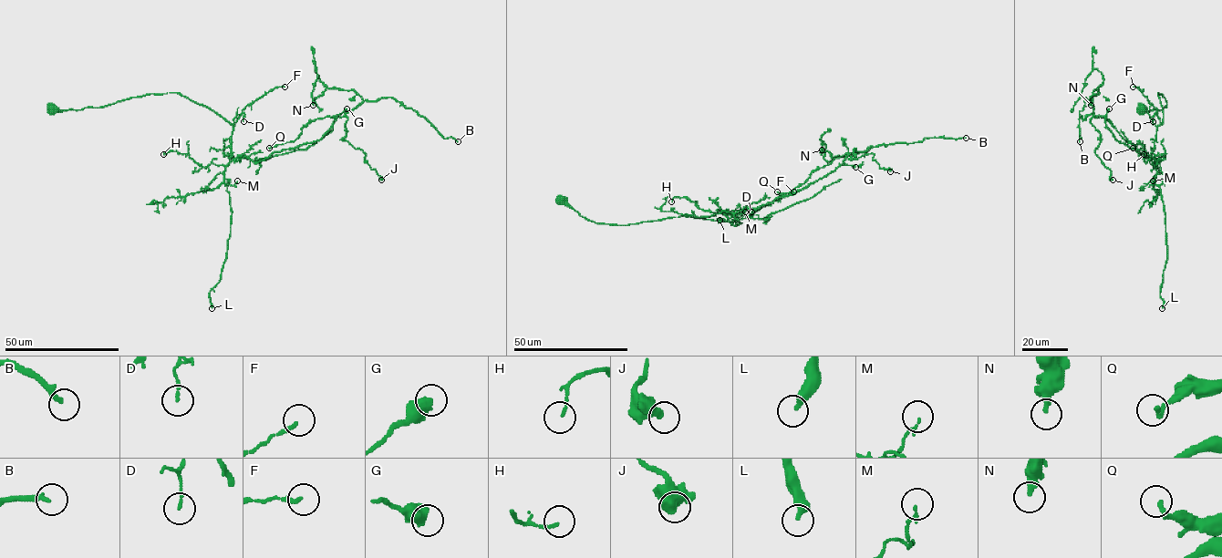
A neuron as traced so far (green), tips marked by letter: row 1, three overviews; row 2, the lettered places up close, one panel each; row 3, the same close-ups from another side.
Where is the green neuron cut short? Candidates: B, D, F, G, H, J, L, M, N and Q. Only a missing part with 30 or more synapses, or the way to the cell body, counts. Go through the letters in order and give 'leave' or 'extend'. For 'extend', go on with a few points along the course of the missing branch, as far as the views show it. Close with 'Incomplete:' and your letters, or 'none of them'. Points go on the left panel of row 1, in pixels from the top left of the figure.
B: extend
D: leave
F: leave
G: leave
H: leave
J: leave
L: leave
M: leave
N: leave
Q: leave
Incomplete: B

